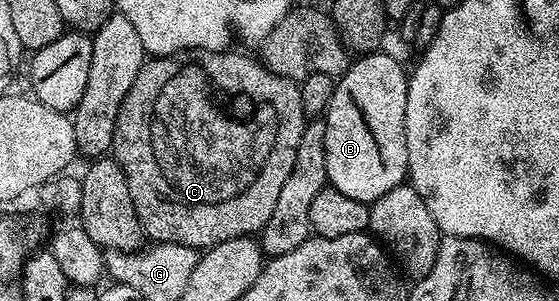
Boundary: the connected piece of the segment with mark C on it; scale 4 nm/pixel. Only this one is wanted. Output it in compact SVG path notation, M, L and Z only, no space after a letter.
M187 49L165 57L152 57L145 60L143 67L138 71L134 87L126 91L126 99L122 99L122 107L118 111L118 123L114 127L110 153L126 175L126 183L134 199L134 211L138 211L145 238L156 243L169 241L203 251L218 243L226 243L226 239L259 235L270 223L270 215L274 215L274 207L278 207L278 194L282 192L286 179L290 179L294 171L294 155L298 155L298 143L302 143L306 118L302 111L299 84L288 77L271 73L255 56L247 57L244 53L247 52Z

